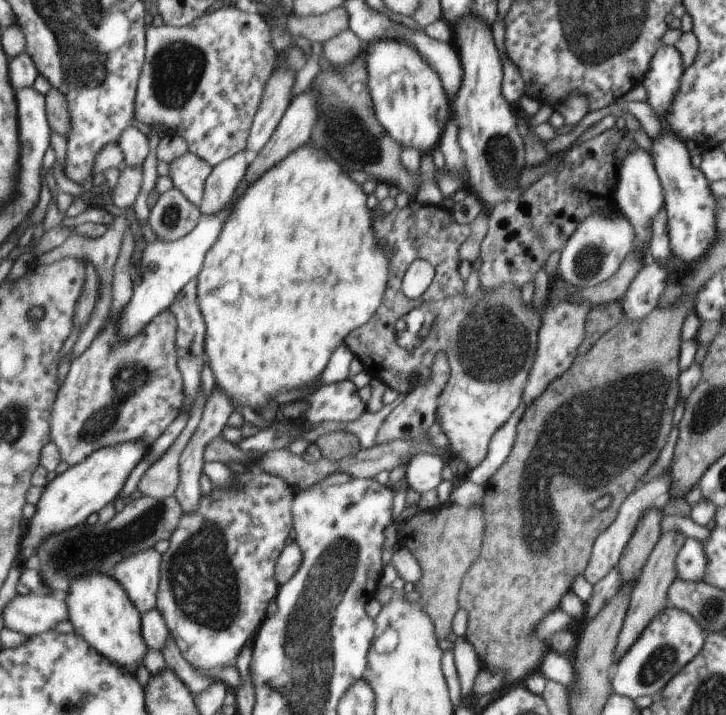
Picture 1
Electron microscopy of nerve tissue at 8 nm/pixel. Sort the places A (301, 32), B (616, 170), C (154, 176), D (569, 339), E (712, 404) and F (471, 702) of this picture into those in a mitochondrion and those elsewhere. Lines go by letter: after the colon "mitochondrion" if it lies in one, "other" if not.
A: other
B: other
C: other
D: other
E: mitochondrion
F: other

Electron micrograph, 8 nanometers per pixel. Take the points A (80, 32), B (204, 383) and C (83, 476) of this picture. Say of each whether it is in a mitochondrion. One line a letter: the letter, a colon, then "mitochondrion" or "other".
A: mitochondrion
B: other
C: other

